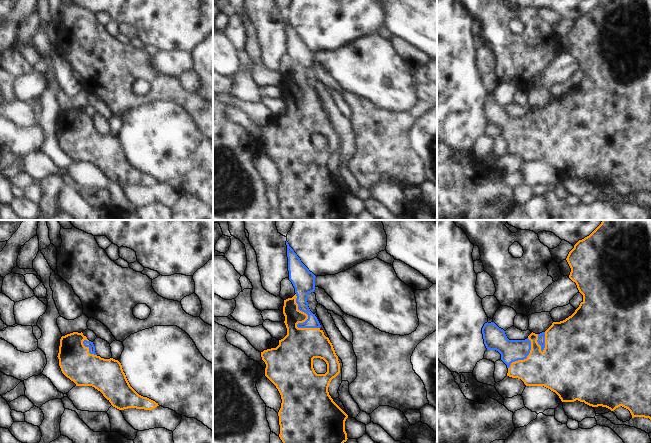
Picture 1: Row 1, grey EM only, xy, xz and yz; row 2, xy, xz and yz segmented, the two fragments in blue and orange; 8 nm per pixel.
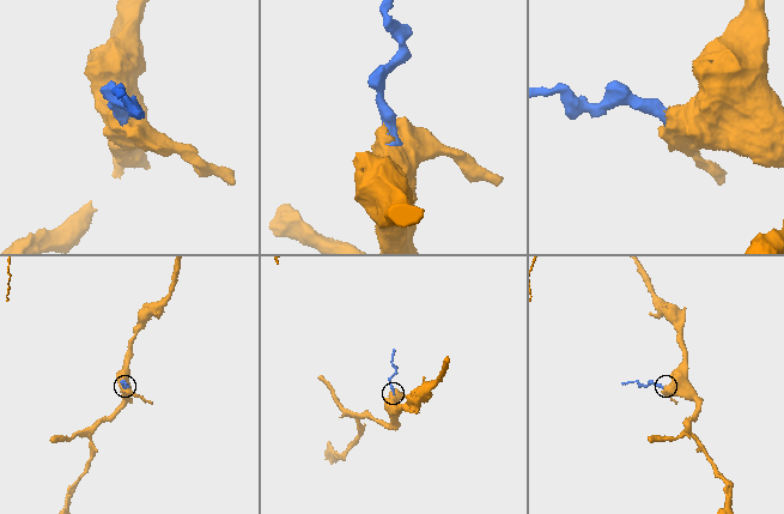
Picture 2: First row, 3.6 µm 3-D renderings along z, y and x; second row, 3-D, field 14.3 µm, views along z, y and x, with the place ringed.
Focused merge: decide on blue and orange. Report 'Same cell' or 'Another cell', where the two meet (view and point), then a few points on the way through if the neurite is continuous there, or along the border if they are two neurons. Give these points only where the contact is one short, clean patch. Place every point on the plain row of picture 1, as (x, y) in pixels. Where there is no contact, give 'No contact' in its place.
Same cell. Touches blue at xz (303, 98). Path across: xz (301, 67), (303, 98), (297, 100), (296, 127)

